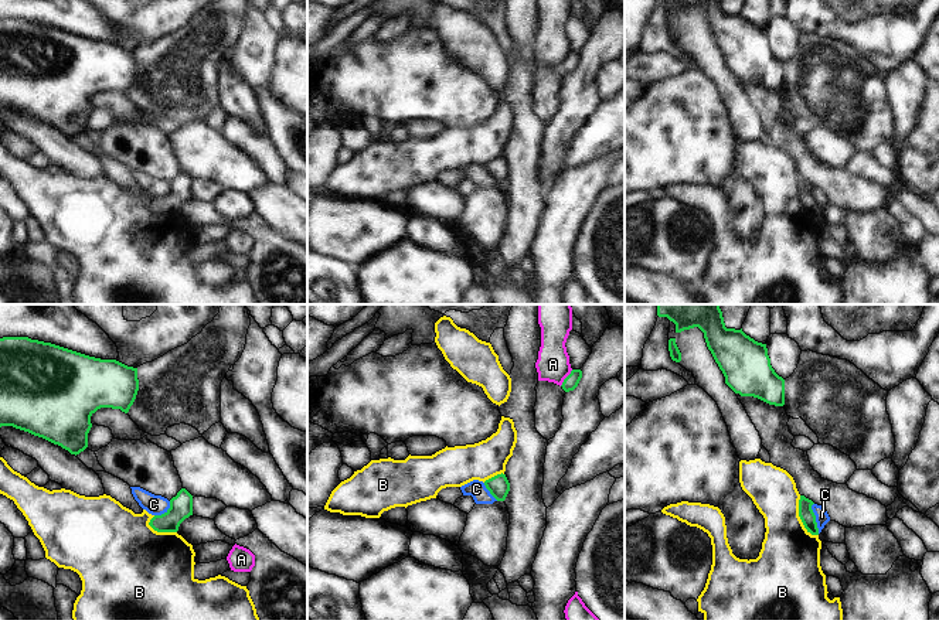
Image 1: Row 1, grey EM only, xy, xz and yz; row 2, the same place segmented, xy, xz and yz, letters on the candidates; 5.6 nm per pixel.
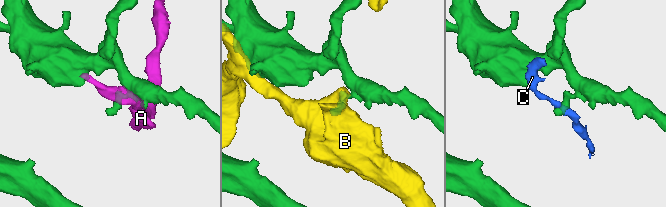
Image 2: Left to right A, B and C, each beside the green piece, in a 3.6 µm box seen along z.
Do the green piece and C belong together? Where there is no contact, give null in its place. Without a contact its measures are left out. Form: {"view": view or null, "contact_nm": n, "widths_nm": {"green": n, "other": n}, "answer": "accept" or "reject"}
{"view": "yz", "contact_nm": 180, "widths_nm": {"green": 90, "other": 80}, "answer": "reject"}

